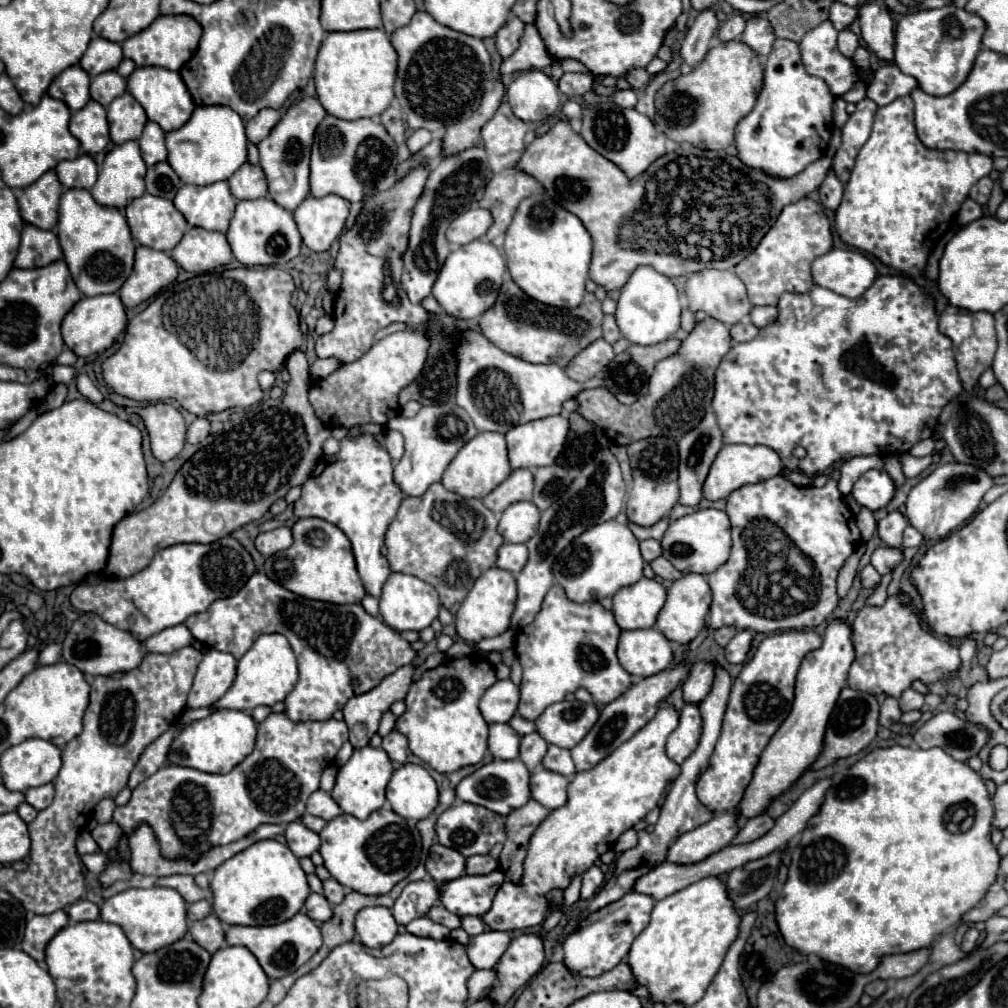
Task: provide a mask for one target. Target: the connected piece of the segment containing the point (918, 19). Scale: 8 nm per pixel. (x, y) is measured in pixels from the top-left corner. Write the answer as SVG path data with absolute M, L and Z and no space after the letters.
M942 6L934 10L918 10L904 16L896 26L894 62L904 74L914 76L924 92L932 96L946 96L968 78L974 58L982 48L984 30L986 22L964 8Z

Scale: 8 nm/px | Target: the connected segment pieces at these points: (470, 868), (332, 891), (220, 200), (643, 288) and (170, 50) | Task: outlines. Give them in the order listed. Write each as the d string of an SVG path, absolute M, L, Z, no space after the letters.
M470 856L466 862L466 874L488 874L498 868L496 860L490 856Z
M328 878L324 882L324 896L328 898L330 904L340 904L344 900L344 896L346 896L346 890L344 890L344 886L340 882L336 882L334 878Z
M214 182L208 186L184 184L174 200L190 226L226 232L236 208L228 182Z
M640 266L622 286L622 294L618 298L616 322L626 340L630 340L632 344L648 346L672 338L680 328L680 314L682 314L682 306L680 306L678 290L672 284L672 280L656 272L652 266Z
M186 14L158 16L148 28L138 32L136 36L130 36L122 44L122 50L126 58L136 62L136 66L162 66L168 70L180 70L182 64L186 64L196 52L200 36L202 36L202 28L192 16Z

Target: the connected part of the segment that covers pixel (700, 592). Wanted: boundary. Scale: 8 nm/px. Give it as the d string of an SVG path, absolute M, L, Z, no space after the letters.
M684 574L680 580L672 582L672 586L668 588L668 598L664 608L658 614L658 630L664 632L664 636L668 636L668 640L672 642L680 642L686 644L690 640L694 640L700 630L706 624L706 616L708 616L708 608L710 608L710 586L704 580L702 574Z

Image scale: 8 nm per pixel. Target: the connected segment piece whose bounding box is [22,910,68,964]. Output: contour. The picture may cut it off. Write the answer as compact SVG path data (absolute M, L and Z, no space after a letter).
M56 910L54 914L48 914L48 916L32 916L26 924L22 950L30 954L38 964L44 964L46 944L64 926L68 926L68 914L64 910Z

